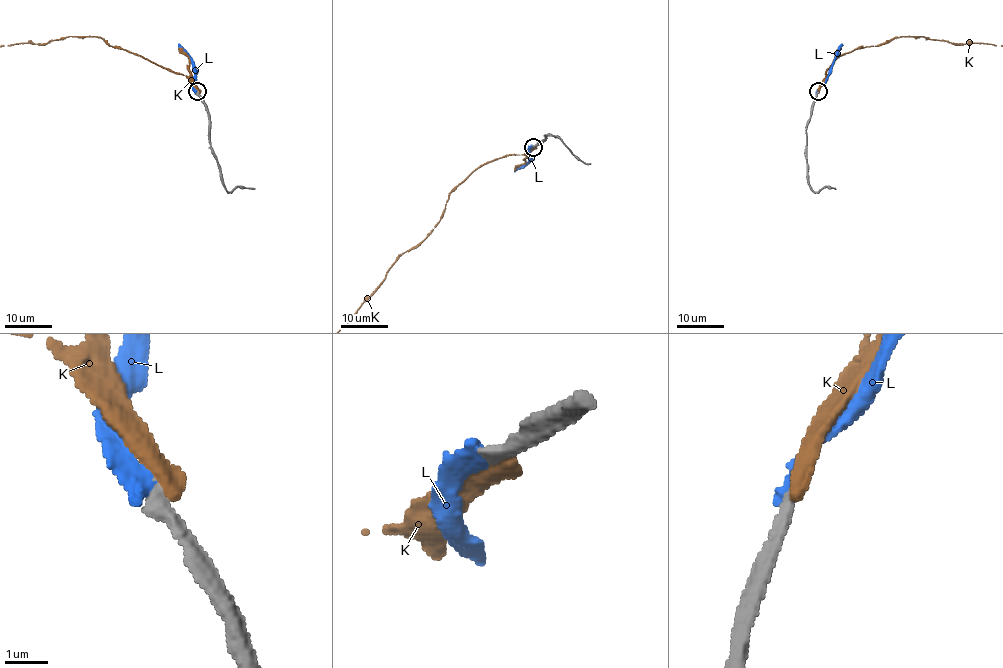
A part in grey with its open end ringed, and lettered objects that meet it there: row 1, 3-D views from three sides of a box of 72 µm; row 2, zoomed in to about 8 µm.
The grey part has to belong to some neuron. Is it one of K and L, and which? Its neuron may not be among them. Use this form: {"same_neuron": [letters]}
{"same_neuron": ["L"]}

